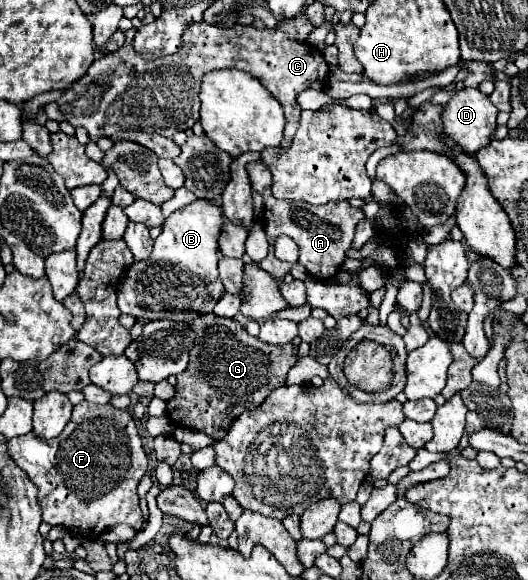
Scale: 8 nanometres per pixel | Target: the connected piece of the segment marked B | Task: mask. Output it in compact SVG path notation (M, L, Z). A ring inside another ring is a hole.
M196 201L178 211L174 211L162 225L162 233L154 241L154 249L148 259L136 261L124 273L120 291L118 291L118 307L122 313L128 313L136 319L152 321L152 319L166 319L170 311L194 311L194 313L210 313L224 293L224 287L218 279L218 235L224 223L222 209L212 205L210 201Z

